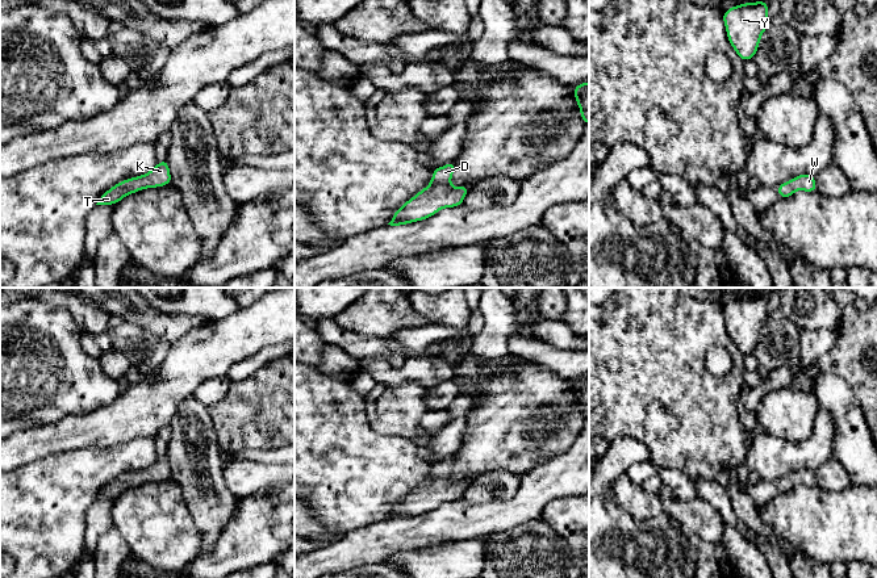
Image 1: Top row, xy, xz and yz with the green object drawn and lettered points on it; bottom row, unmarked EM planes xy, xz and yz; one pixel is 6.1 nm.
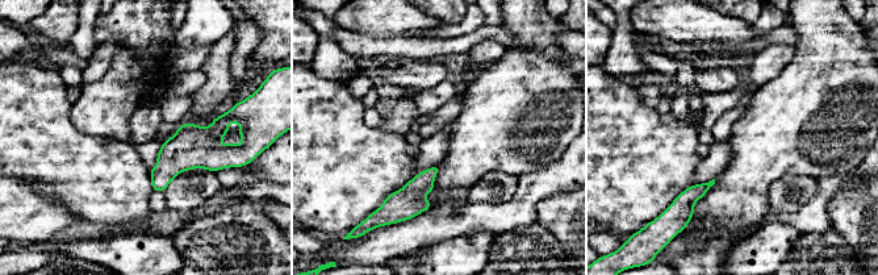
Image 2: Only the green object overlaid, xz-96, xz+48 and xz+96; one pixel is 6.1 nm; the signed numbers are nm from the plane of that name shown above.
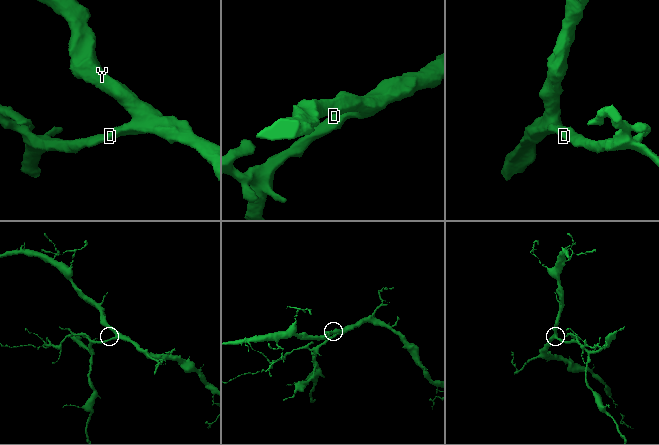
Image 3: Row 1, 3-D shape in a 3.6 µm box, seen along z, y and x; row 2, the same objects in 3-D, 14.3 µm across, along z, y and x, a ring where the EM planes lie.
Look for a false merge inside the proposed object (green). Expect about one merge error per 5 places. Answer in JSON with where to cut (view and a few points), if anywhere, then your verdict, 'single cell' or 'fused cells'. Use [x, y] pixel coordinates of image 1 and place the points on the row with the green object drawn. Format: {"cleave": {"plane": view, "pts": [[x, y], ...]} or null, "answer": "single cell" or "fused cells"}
{"cleave": null, "answer": "single cell"}

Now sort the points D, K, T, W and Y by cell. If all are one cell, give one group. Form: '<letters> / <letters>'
D K T W Y

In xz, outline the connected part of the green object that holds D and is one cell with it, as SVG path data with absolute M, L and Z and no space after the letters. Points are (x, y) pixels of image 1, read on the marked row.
M455 162L433 169L430 184L408 200L392 217L391 226L401 226L430 218L444 208L463 205L467 185L452 187L450 184L455 169Z

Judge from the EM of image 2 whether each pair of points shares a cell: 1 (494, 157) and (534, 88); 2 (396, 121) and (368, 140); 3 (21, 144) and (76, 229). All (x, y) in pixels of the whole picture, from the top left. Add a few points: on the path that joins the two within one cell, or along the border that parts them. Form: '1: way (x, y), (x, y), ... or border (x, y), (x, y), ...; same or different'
1: way (494, 140), (529, 105); same
2: border (379, 128), (404, 136); different
3: border (79, 219), (107, 223), (109, 225); different

